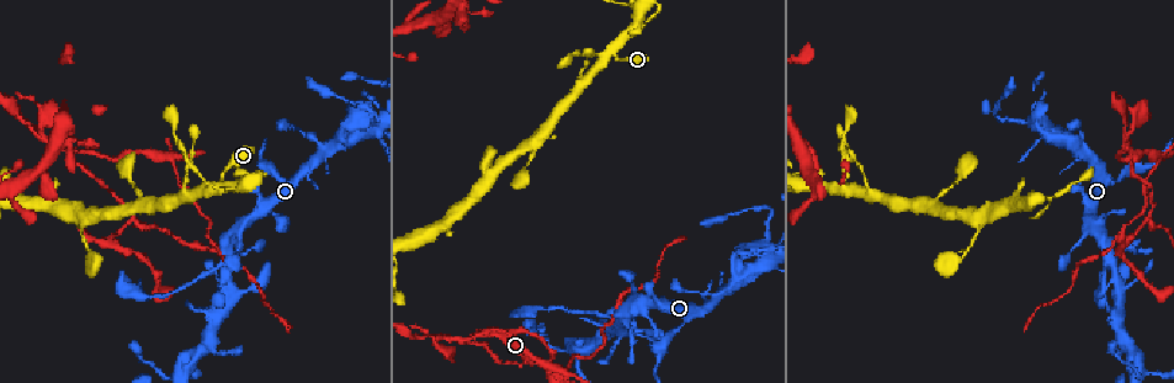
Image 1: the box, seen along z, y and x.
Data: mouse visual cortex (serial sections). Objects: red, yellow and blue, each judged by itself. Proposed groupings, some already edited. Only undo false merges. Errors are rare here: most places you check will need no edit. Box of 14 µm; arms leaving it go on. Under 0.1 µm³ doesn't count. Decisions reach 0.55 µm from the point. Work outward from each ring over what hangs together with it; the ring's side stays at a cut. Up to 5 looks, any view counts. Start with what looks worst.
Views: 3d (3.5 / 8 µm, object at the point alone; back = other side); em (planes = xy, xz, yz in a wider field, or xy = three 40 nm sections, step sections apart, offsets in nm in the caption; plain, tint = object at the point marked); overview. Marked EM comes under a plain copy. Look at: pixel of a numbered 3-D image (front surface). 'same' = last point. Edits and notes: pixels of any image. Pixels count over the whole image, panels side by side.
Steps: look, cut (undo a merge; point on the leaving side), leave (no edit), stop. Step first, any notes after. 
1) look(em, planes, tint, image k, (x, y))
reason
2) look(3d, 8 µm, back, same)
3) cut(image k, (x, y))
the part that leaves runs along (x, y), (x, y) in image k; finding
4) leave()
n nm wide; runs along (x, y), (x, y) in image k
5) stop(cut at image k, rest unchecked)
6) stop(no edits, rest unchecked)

look(3d, 8 µm, back, image 1, (463, 342))
three-way junction

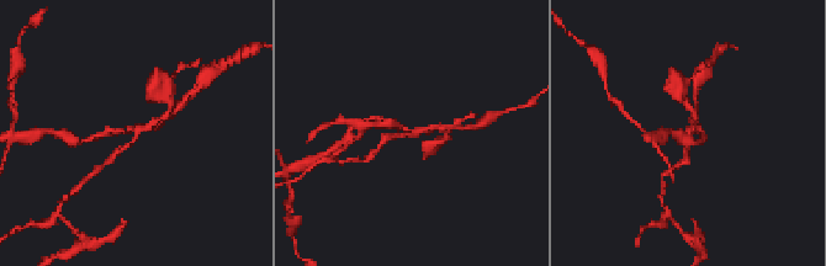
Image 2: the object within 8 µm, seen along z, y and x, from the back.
look(3d, 3.5 µm, image 2, (413, 134))
closer look

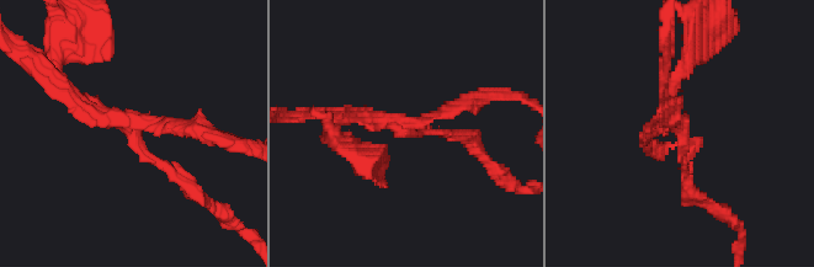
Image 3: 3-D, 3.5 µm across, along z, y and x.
look(em, xy, step 5, tint, image 3, (130, 119))

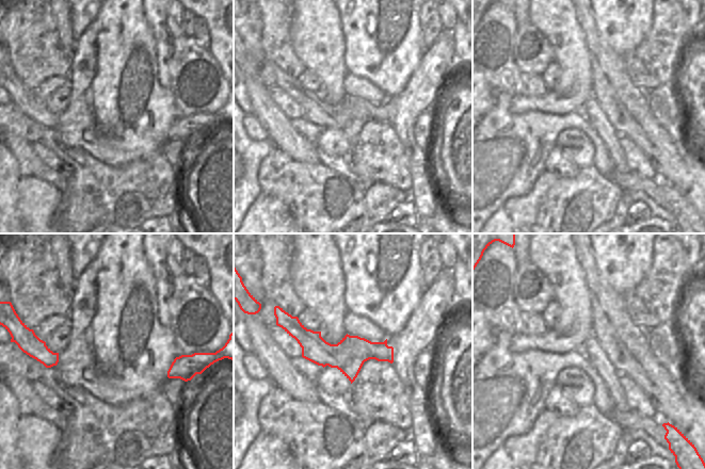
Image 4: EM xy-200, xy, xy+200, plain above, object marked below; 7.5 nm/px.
cut(image 3, (450, 135))
arms of 100, 150, 150 nm; two cells meet here

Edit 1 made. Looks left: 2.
look(3d, 8 µm, image 1, (612, 51))
four-way junction

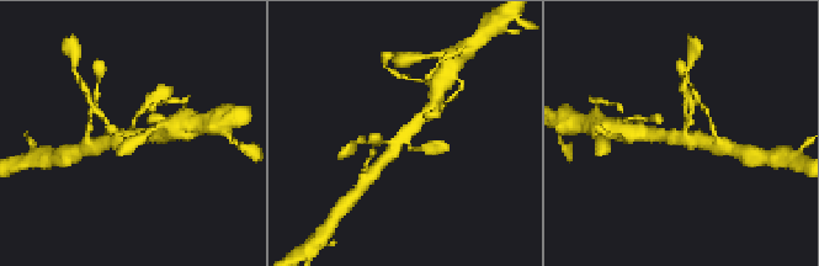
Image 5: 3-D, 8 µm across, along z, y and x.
look(em, planes, tint, image 5, (402, 136))
4 arms; arms of 150, 150, 350, 350 nm; now the EM

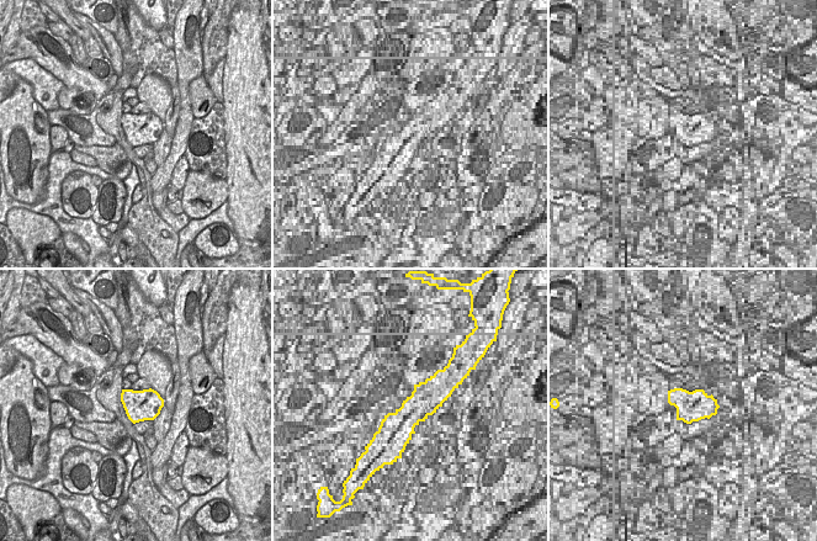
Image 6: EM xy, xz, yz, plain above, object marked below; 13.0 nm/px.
leave()
runs along (145, 107), (127, 136), (106, 143) in image 5; one cell here

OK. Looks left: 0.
stop(cut at image 3, rest unchecked)

